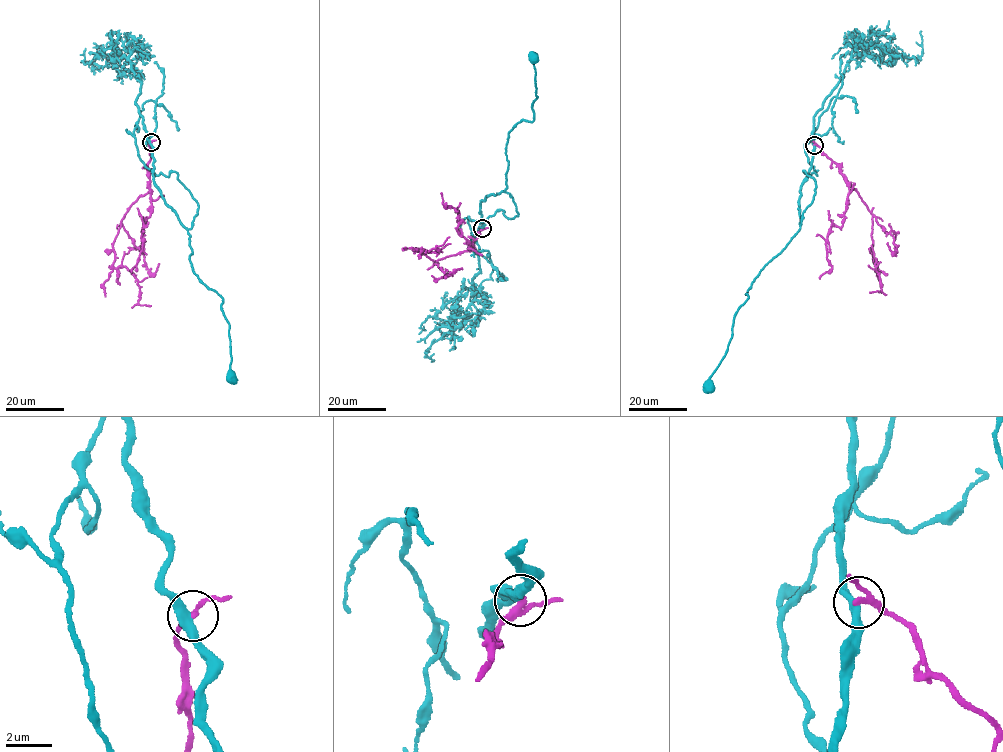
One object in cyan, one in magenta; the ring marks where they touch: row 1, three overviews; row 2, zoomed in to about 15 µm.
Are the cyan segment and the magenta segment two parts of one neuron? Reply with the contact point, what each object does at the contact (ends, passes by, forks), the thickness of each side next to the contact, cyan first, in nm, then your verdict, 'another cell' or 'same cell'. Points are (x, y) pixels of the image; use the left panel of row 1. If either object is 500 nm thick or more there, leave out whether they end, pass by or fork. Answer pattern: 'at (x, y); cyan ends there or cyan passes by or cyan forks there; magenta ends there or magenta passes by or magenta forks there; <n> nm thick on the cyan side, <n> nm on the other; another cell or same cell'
at (151, 142); cyan passes by; magenta passes by; 360 nm thick on the cyan side, 220 nm on the other; another cell

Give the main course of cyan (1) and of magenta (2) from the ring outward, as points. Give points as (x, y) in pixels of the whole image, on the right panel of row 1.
1: (814, 144), (800, 190), (800, 229), (746, 293), (708, 389)
2: (814, 144), (837, 164), (845, 180), (872, 214), (872, 255), (875, 263), (876, 258), (881, 290), (870, 292)

